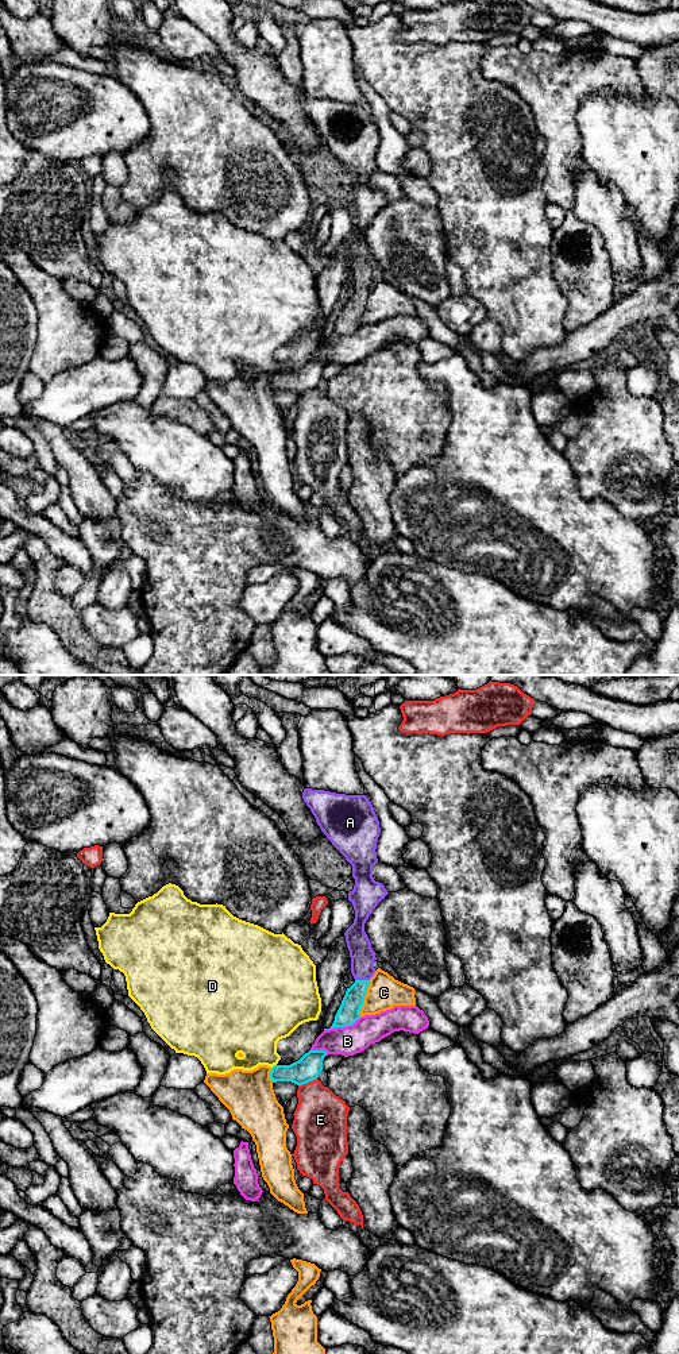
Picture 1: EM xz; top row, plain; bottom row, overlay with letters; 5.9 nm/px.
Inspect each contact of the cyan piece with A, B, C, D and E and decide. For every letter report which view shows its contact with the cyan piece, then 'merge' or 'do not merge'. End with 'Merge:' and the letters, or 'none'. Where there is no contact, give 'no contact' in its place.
A: xz | merge
B: xz | do not merge
C: xz | do not merge
D: xz | do not merge
E: xz | do not merge
Merge: A

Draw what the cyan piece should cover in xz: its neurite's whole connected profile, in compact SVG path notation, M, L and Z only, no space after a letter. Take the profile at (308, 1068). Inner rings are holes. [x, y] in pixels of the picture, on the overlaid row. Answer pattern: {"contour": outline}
{"contour": "M309 1050L290 1065L274 1065L270 1072L270 1079L273 1083L292 1081L297 1085L313 1081L323 1071L323 1060L325 1056L325 1050Z"}

